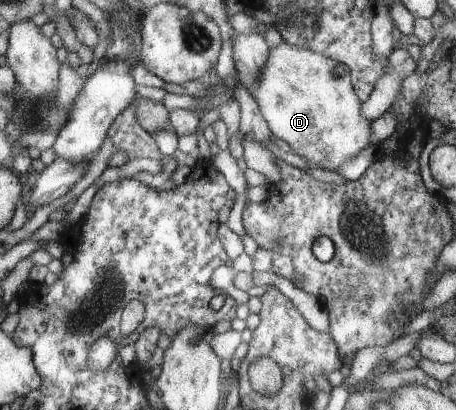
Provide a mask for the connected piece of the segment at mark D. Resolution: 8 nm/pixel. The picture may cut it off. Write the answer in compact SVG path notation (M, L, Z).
M282 40L276 48L270 50L266 67L262 68L258 81L249 93L255 99L273 136L288 143L299 156L304 156L309 162L327 171L334 171L372 144L372 122L364 116L363 102L354 88L352 69L311 48Z

